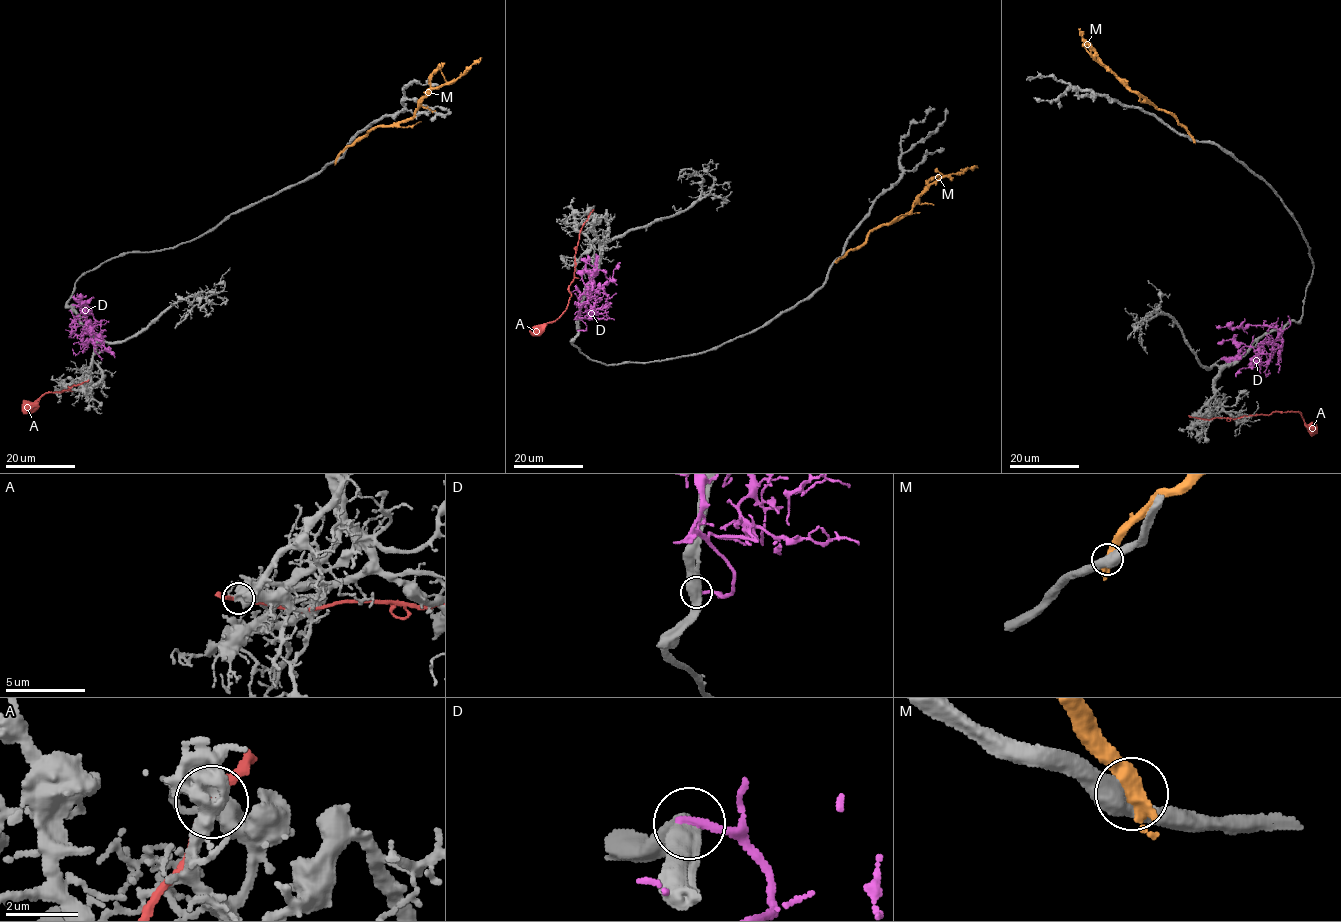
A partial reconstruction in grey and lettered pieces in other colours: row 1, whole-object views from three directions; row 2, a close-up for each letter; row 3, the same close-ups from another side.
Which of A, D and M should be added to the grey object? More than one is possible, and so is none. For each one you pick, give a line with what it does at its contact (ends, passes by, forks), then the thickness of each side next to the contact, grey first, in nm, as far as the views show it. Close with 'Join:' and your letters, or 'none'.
Join: none

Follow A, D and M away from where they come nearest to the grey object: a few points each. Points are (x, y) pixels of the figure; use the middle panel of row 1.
A: (589, 214), (581, 228), (567, 308), (532, 334)
D: (578, 329), (586, 327), (577, 317), (592, 317), (597, 291), (589, 285), (590, 277), (597, 270), (609, 276)
M: (836, 261), (856, 248), (870, 231), (900, 220), (911, 209), (915, 199), (938, 180), (978, 167)

